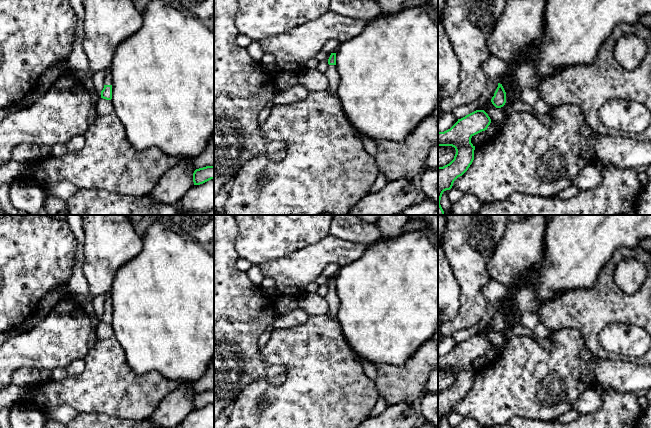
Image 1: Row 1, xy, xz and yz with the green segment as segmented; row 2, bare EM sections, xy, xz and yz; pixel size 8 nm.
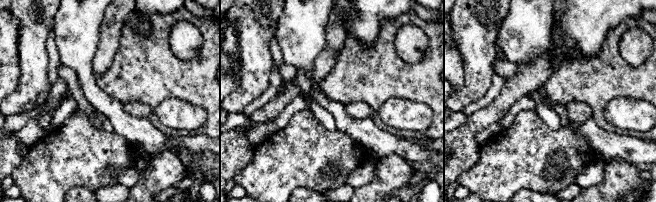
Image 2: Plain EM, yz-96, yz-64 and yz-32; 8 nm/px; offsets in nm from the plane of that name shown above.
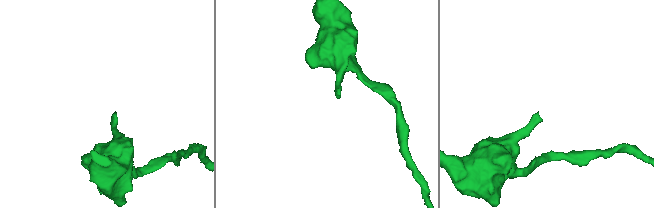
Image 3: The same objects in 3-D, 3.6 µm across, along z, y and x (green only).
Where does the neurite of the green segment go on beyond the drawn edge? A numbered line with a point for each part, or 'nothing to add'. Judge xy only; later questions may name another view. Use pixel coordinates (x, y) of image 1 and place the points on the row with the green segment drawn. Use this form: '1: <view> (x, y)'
1: xy (108, 79)

